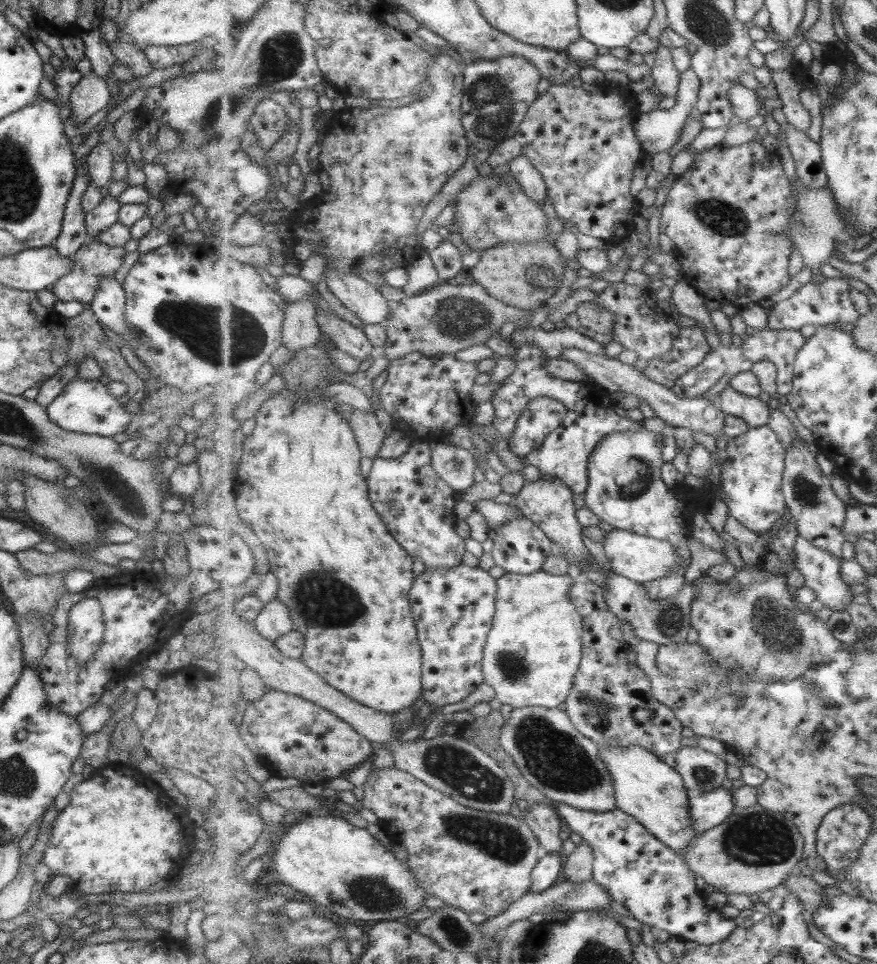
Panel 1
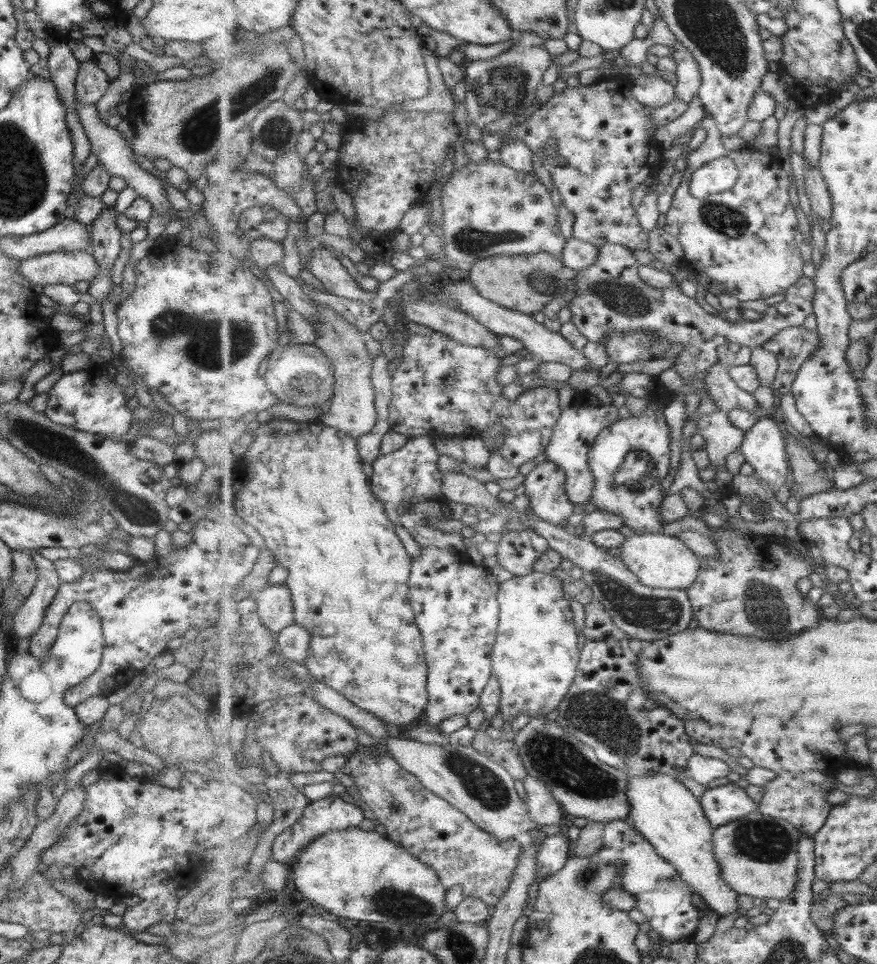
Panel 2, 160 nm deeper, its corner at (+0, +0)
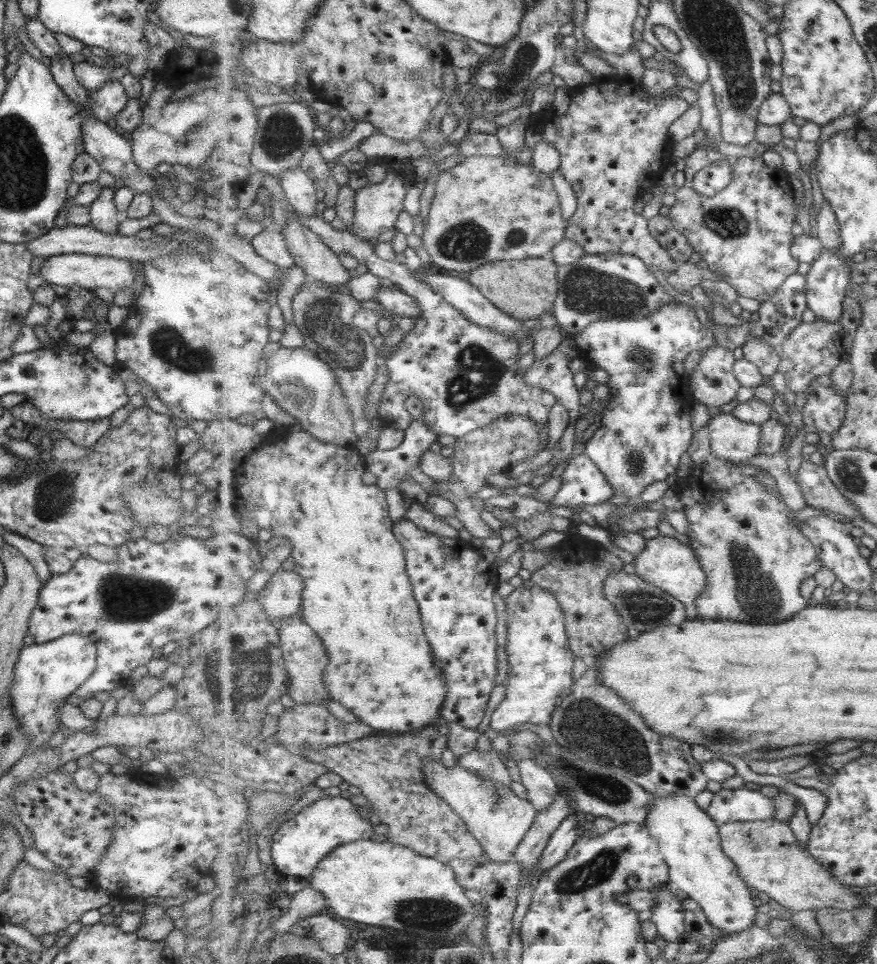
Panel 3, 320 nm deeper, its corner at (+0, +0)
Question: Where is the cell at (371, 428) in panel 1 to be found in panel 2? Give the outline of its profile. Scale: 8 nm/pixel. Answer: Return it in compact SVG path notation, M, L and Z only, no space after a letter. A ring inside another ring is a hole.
M317 304L321 324L314 324L318 338L314 344L320 348L332 364L336 384L334 396L330 400L327 410L320 416L319 421L327 426L334 426L350 434L352 437L368 435L376 425L378 412L375 404L375 388L373 388L372 374L374 359L365 346L366 335L357 330L353 324L343 320L341 314L328 306Z

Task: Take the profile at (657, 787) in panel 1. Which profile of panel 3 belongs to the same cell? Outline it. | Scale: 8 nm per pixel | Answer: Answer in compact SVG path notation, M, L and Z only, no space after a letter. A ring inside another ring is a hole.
M651 796L648 826L658 840L660 851L670 868L670 882L691 897L710 919L710 923L726 935L743 932L755 924L759 914L753 904L751 890L739 876L739 870L723 850L720 825L703 811L693 797Z

